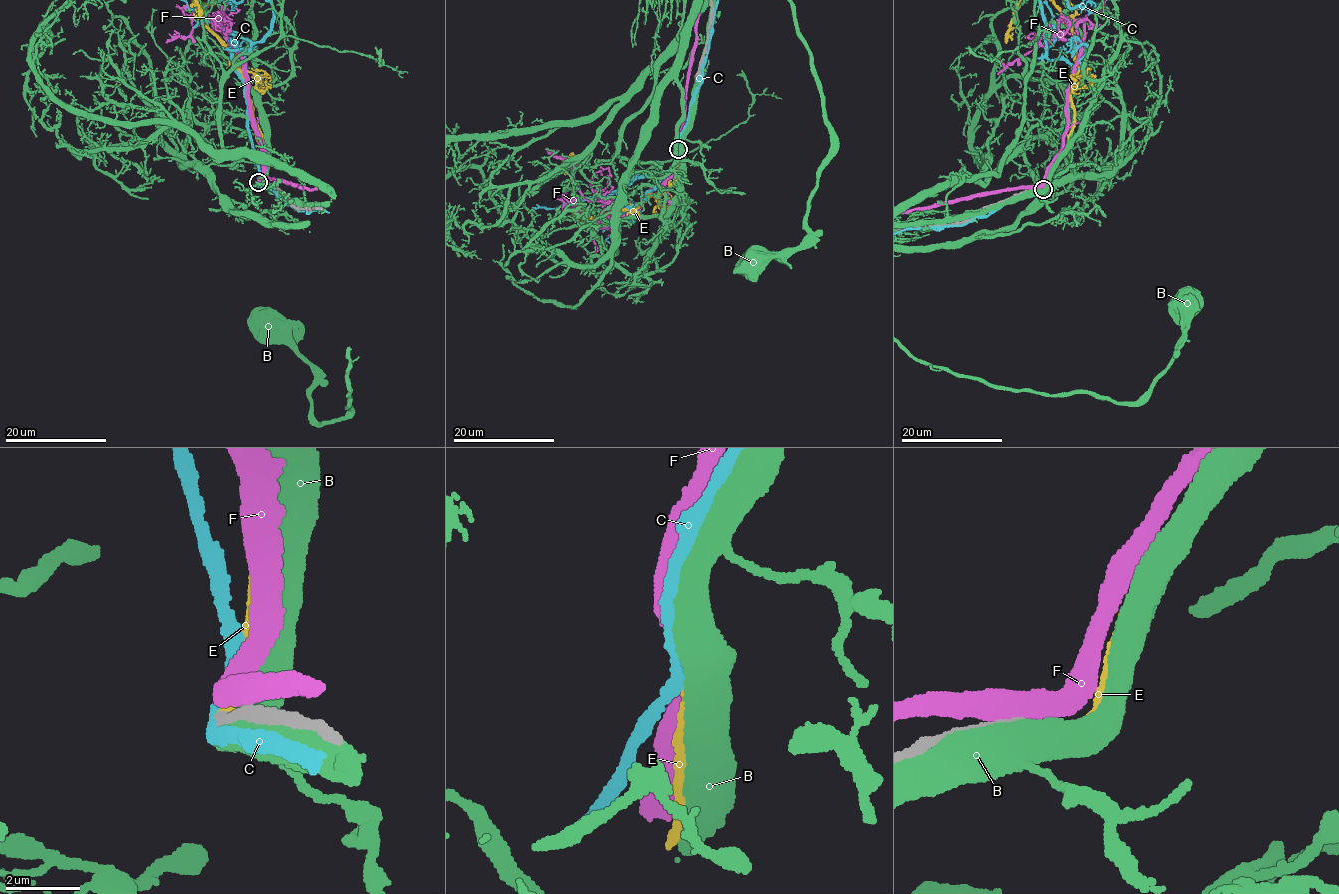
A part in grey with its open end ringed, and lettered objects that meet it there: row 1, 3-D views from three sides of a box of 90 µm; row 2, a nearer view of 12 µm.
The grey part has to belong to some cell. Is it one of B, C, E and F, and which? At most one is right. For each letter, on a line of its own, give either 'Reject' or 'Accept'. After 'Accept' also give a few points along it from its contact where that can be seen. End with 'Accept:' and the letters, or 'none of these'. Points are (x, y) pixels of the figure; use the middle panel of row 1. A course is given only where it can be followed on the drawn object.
B: Reject
C: Reject
E: Accept
F: Reject
Accept: E

